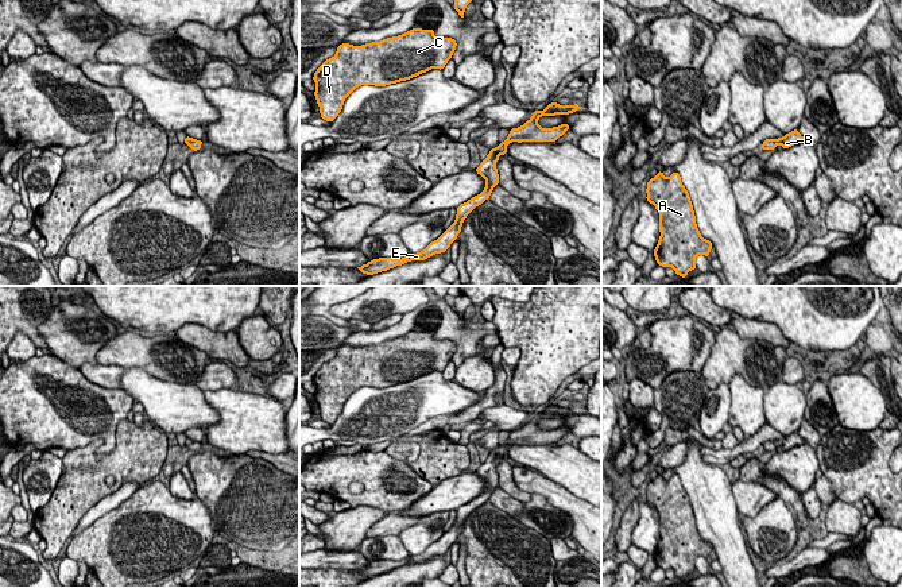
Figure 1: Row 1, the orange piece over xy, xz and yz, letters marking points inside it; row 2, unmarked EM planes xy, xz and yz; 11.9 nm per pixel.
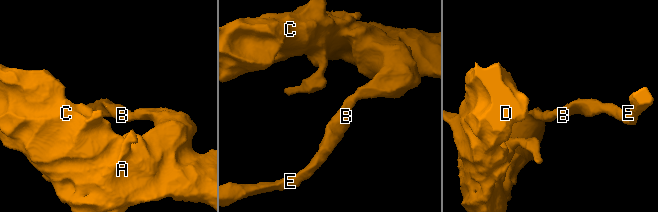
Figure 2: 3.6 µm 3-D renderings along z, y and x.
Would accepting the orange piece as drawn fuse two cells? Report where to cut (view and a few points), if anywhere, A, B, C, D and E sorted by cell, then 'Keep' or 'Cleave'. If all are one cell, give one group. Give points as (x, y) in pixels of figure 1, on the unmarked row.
No split. Groups: A B C D E. Keep

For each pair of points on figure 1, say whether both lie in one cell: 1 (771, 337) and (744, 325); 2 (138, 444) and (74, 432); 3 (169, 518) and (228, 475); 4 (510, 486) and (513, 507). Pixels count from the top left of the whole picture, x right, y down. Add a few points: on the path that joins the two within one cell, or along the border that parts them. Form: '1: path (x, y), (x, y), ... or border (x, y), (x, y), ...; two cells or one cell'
1: path (765, 331), (751, 328); one cell
2: border (126, 418), (119, 422), (113, 434); two cells
3: border (196, 496), (208, 510), (213, 525); two cells
4: border (498, 487), (522, 503); two cells

